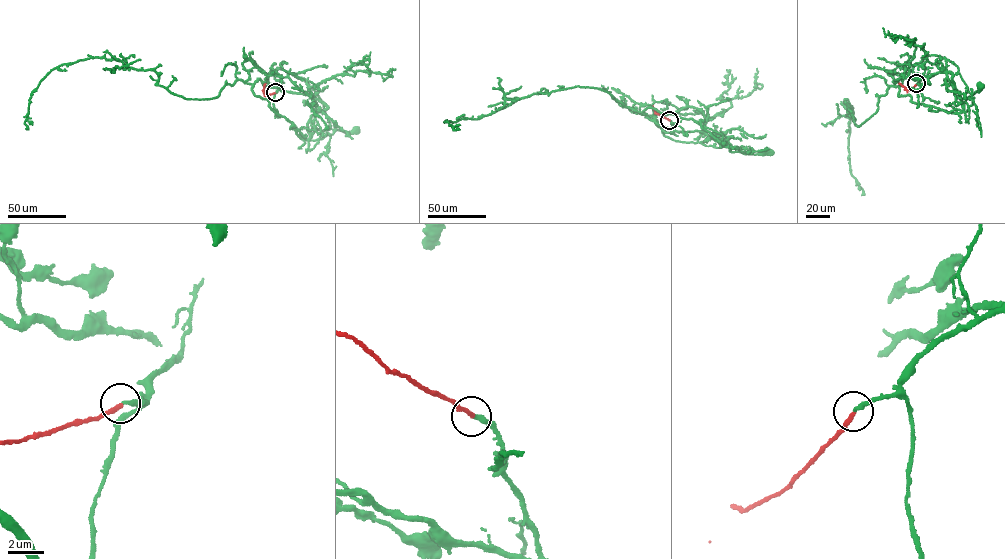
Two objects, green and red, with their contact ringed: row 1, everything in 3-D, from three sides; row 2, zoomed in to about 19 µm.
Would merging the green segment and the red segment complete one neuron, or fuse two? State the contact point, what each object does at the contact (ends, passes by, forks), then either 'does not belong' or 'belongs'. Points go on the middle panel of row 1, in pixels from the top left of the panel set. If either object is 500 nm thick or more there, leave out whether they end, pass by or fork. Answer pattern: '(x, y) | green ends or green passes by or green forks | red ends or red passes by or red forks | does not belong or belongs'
(669, 120) | green ends | red ends | belongs

